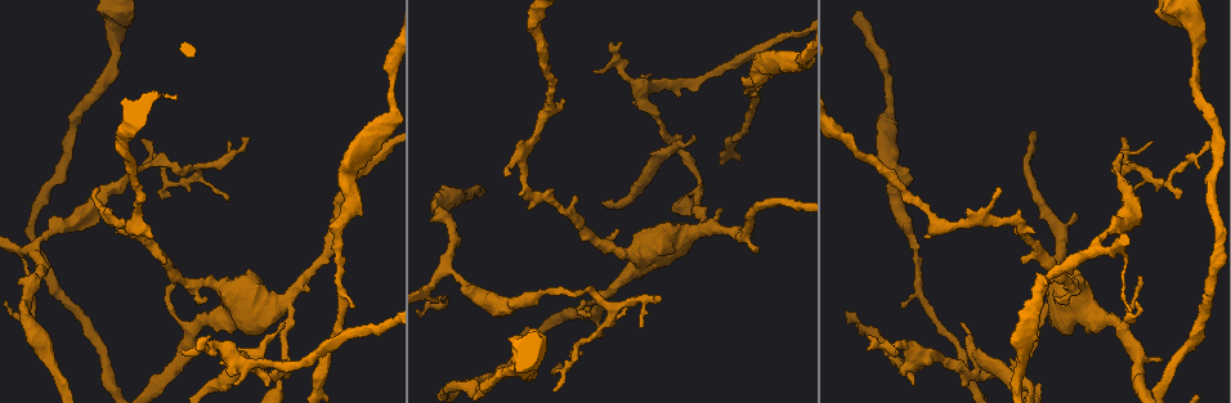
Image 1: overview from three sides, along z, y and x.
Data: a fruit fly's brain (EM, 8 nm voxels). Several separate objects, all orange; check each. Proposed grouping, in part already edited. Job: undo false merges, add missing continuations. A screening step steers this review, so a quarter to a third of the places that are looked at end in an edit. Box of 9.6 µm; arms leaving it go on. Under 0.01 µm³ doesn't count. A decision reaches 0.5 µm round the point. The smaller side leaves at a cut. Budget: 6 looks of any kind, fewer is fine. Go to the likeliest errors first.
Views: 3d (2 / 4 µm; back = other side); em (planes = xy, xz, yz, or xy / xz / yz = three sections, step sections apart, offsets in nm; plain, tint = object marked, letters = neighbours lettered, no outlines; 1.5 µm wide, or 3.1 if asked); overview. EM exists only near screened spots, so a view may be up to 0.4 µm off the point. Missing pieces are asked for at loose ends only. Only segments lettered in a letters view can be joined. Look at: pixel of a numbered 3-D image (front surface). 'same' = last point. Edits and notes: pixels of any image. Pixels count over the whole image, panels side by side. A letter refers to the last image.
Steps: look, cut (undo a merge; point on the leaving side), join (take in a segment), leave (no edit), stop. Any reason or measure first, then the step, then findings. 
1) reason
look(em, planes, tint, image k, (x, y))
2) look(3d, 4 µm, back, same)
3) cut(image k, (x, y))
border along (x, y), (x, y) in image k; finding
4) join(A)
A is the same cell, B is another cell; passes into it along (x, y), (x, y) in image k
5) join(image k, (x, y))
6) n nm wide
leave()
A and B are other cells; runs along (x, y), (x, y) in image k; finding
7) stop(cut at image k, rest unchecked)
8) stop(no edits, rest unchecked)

thin end
look(3d, 2 µm, image 1, (243, 138))

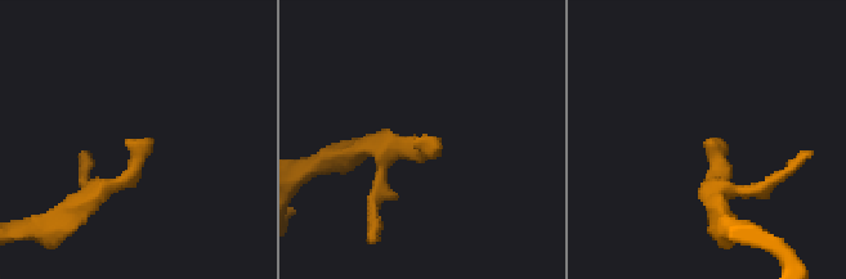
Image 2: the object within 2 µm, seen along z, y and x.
now the EM
look(em, planes, tint, image 2, (712, 141))

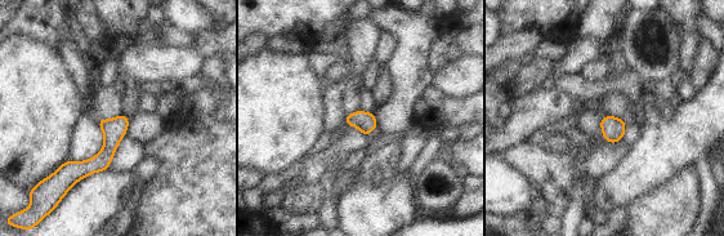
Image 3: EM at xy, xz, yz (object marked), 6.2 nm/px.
look(em, planes, letters, same)

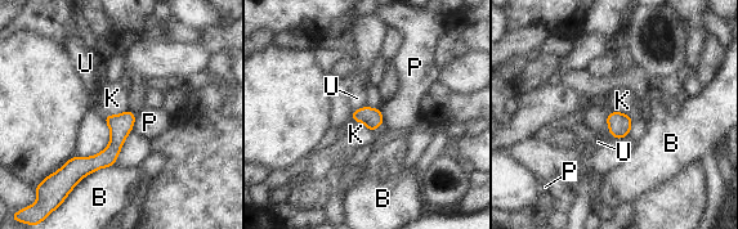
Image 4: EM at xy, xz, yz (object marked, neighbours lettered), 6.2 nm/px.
leave()
B, K, P and U are other cells; runs along (132, 116), (101, 160), (71, 175) in image 4; no lettered segment goes on from it

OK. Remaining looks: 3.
branch stops here
look(3d, 4 µm, image 1, (756, 251))

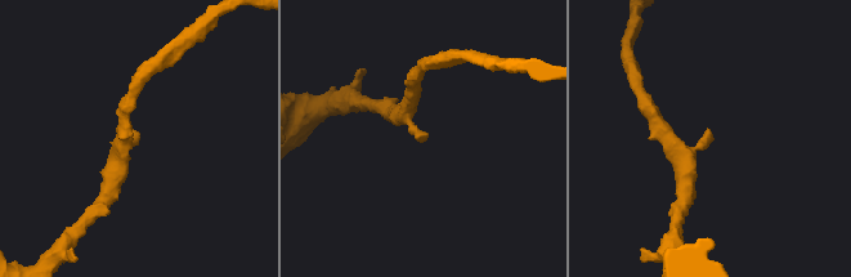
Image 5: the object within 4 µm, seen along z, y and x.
now the EM
look(em, planes, letters, image 5, (708, 130))

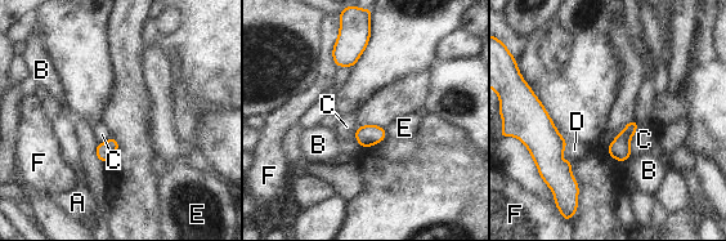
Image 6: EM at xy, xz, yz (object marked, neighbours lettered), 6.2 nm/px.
leave()
A, B, C, D, E and F are other cells; none of them fits

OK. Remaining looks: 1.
three arms meet
look(em, planes, letters, image 1, (698, 194))

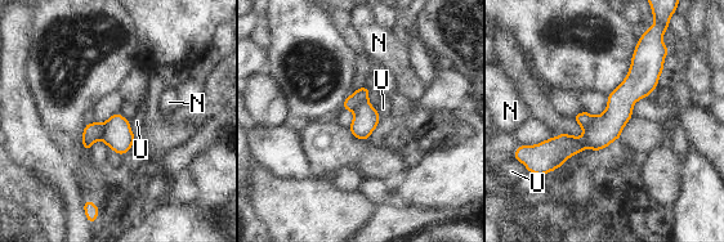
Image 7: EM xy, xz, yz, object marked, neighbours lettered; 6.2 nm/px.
cut(image 7, (93, 131))
N and U are other cells; border along (104, 124), (101, 137) in image 7; two neurons meet here

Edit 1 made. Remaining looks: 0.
stop(cut at image 7, rest unchecked)

